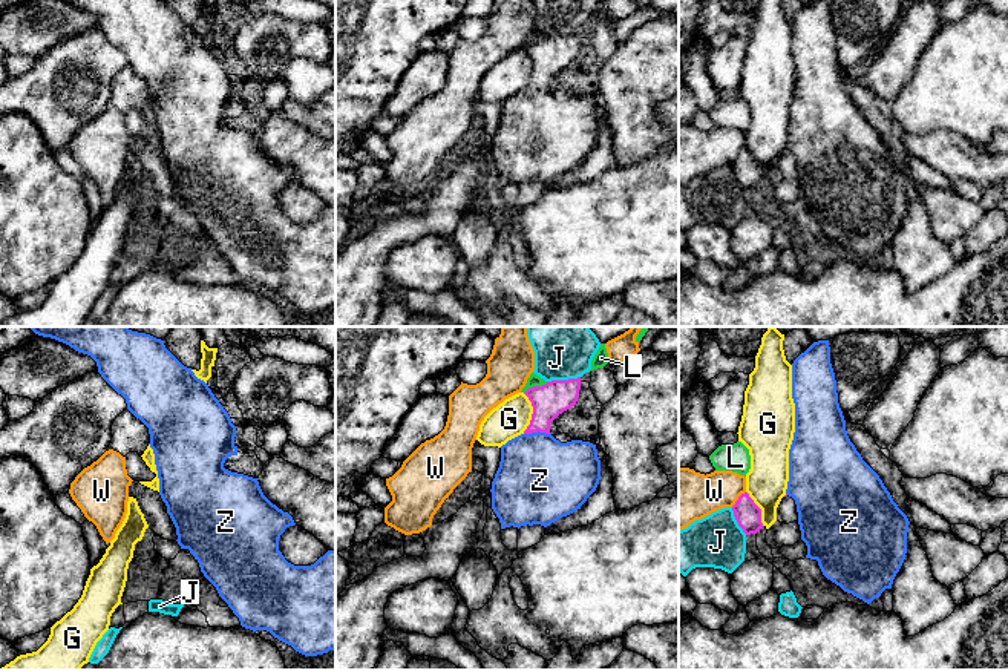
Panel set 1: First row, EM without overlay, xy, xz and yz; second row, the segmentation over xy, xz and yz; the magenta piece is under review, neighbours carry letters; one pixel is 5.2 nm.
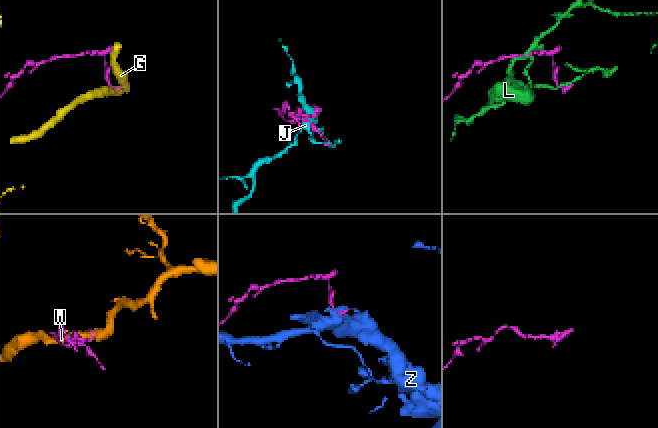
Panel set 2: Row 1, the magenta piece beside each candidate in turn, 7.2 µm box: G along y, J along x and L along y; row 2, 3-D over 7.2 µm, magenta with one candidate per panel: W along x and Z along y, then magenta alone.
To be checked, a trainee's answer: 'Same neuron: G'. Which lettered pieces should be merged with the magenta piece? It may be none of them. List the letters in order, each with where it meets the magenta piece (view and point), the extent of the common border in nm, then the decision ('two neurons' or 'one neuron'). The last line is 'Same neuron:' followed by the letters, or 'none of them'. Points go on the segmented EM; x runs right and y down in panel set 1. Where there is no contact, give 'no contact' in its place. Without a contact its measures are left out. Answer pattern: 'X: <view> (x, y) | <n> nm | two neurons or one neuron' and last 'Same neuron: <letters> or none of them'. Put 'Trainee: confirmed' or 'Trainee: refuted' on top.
Trainee: refuted
G: xz (533, 413) | 220 nm | two neurons
J: xz (562, 380) | 180 nm | two neurons
L: xz (535, 387) | 140 nm | two neurons
W: yz (739, 499) | 120 nm | two neurons
Z: xz (536, 431) | 140 nm | one neuron
Same neuron: Z

